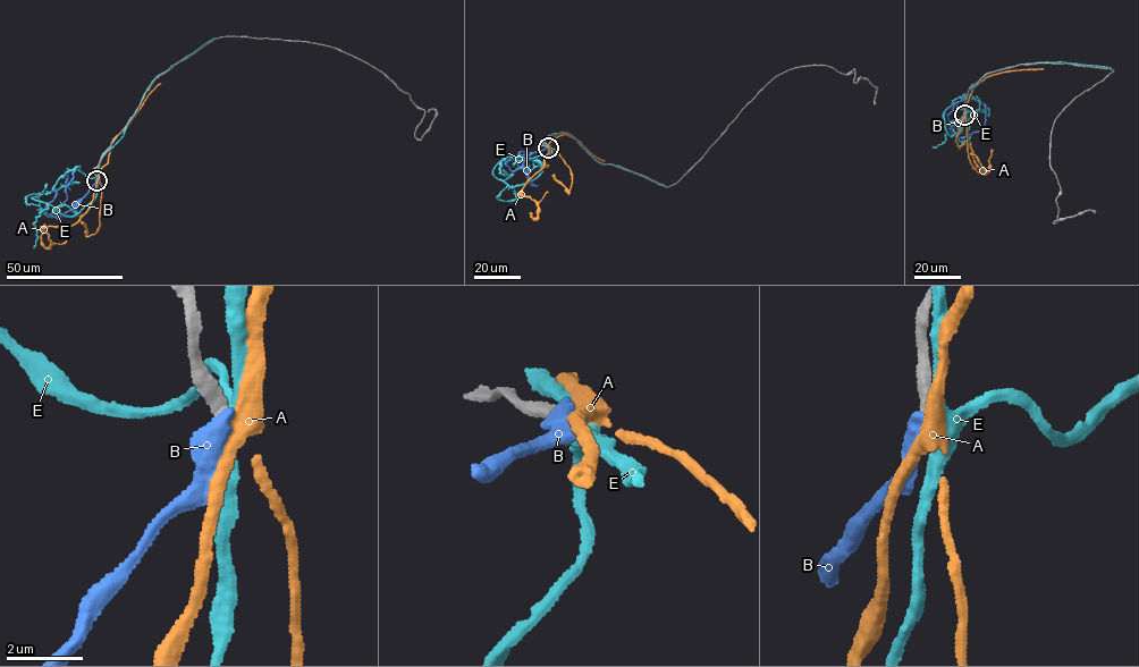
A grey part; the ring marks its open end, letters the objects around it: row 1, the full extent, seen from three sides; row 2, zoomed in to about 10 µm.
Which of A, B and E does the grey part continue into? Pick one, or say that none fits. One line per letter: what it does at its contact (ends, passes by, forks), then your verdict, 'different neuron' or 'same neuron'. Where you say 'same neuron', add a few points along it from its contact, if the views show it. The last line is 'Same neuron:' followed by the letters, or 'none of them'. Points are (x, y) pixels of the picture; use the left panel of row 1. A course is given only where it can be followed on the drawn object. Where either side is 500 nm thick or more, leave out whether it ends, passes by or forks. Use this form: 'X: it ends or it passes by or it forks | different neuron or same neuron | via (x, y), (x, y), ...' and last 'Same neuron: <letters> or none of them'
A: it passes by | different neuron
B: it ends | different neuron
E: it forks | different neuron
Same neuron: none of them

